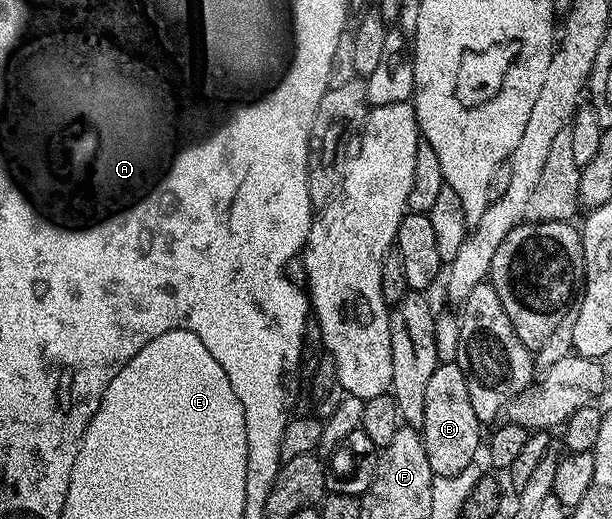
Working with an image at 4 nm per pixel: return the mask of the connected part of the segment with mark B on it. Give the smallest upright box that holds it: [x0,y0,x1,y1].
[422,362,482,476]

